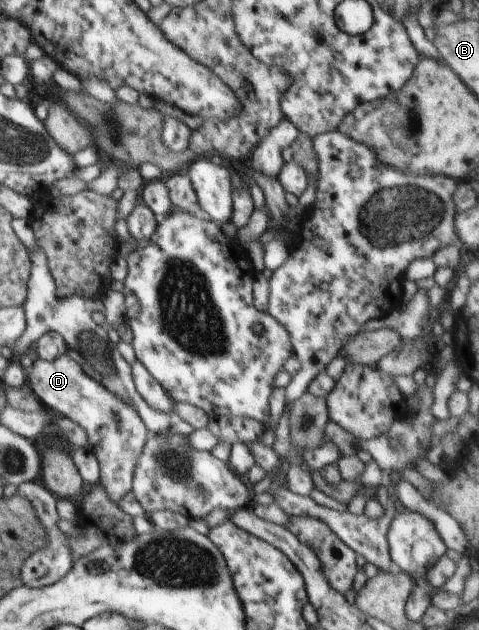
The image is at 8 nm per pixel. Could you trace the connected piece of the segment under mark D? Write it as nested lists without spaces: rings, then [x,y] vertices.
[[[61,355],[55,361],[37,357],[27,378],[43,408],[58,413],[60,417],[69,418],[85,430],[89,451],[99,463],[98,482],[105,489],[107,497],[115,505],[119,505],[119,501],[132,491],[135,465],[152,430],[145,427],[139,413],[129,407],[120,398],[121,395],[85,375],[83,369],[69,355]]]

